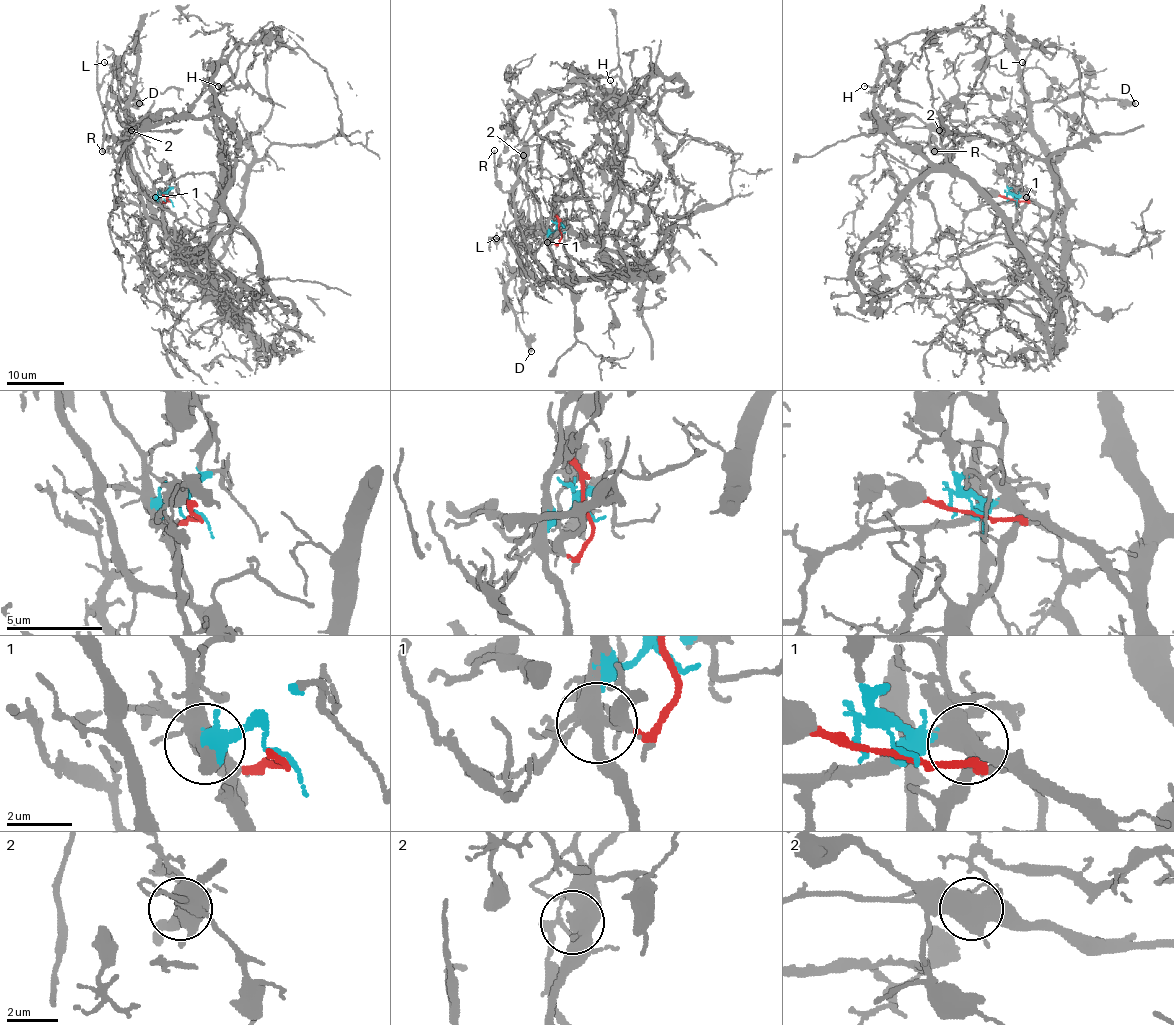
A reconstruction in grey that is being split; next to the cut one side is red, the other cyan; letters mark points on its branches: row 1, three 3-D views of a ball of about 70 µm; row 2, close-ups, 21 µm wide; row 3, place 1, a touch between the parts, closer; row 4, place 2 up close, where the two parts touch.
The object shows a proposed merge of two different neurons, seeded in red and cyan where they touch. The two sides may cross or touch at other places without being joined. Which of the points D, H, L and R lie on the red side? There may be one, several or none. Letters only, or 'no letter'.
H, L, R

